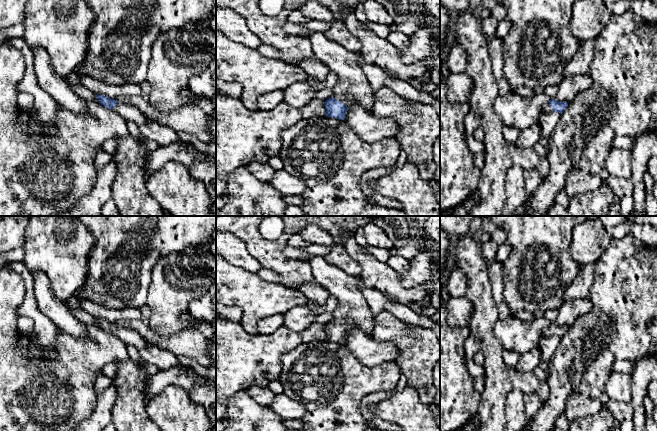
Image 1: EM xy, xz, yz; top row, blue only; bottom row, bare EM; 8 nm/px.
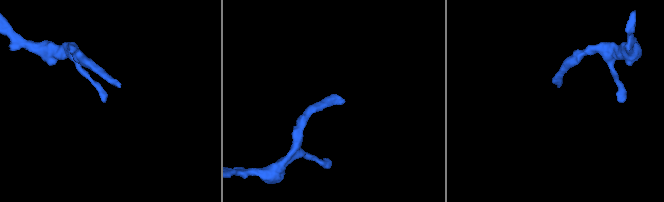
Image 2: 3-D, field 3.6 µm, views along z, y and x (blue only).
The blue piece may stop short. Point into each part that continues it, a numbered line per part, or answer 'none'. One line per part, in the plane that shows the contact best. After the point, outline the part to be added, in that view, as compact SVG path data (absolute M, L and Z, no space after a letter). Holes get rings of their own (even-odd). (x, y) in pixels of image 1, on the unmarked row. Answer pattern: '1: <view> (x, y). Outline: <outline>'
1: xz (347, 325). Outline: M335 320L336 324L341 325L345 330L352 331L352 328L354 326L354 323L352 321L342 321L342 320Z

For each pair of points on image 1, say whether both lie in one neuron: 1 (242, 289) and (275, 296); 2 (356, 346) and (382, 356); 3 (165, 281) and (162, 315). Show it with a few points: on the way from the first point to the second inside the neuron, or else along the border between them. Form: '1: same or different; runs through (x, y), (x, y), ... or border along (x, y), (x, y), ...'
1: same; runs through (250, 293), (267, 293)
2: same; runs through (362, 346), (370, 353), (376, 353)
3: same; runs through (165, 289), (165, 307)

